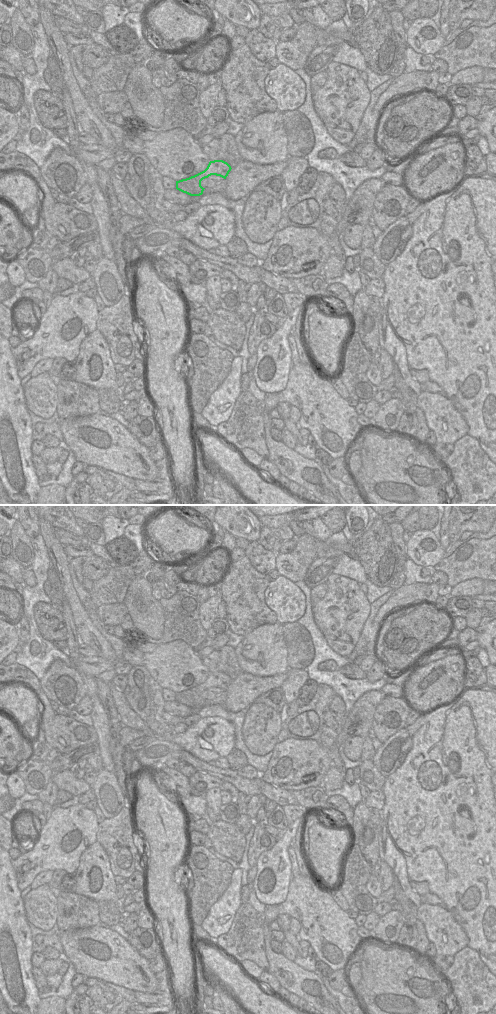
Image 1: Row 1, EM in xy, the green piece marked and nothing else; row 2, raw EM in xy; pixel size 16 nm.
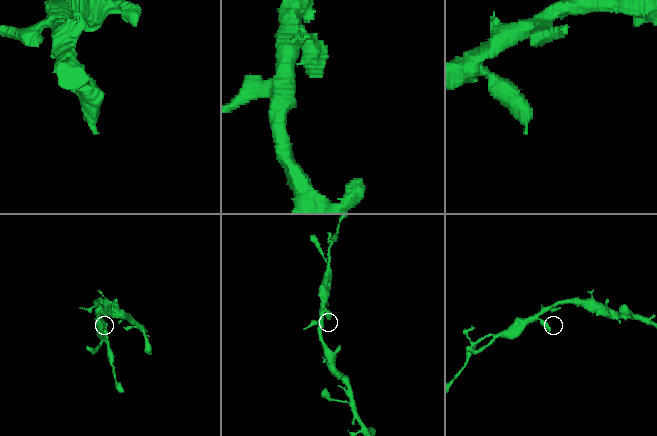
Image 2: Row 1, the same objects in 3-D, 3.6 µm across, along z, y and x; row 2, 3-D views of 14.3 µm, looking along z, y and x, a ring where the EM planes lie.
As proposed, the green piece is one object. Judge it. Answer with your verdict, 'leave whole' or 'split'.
leave whole

